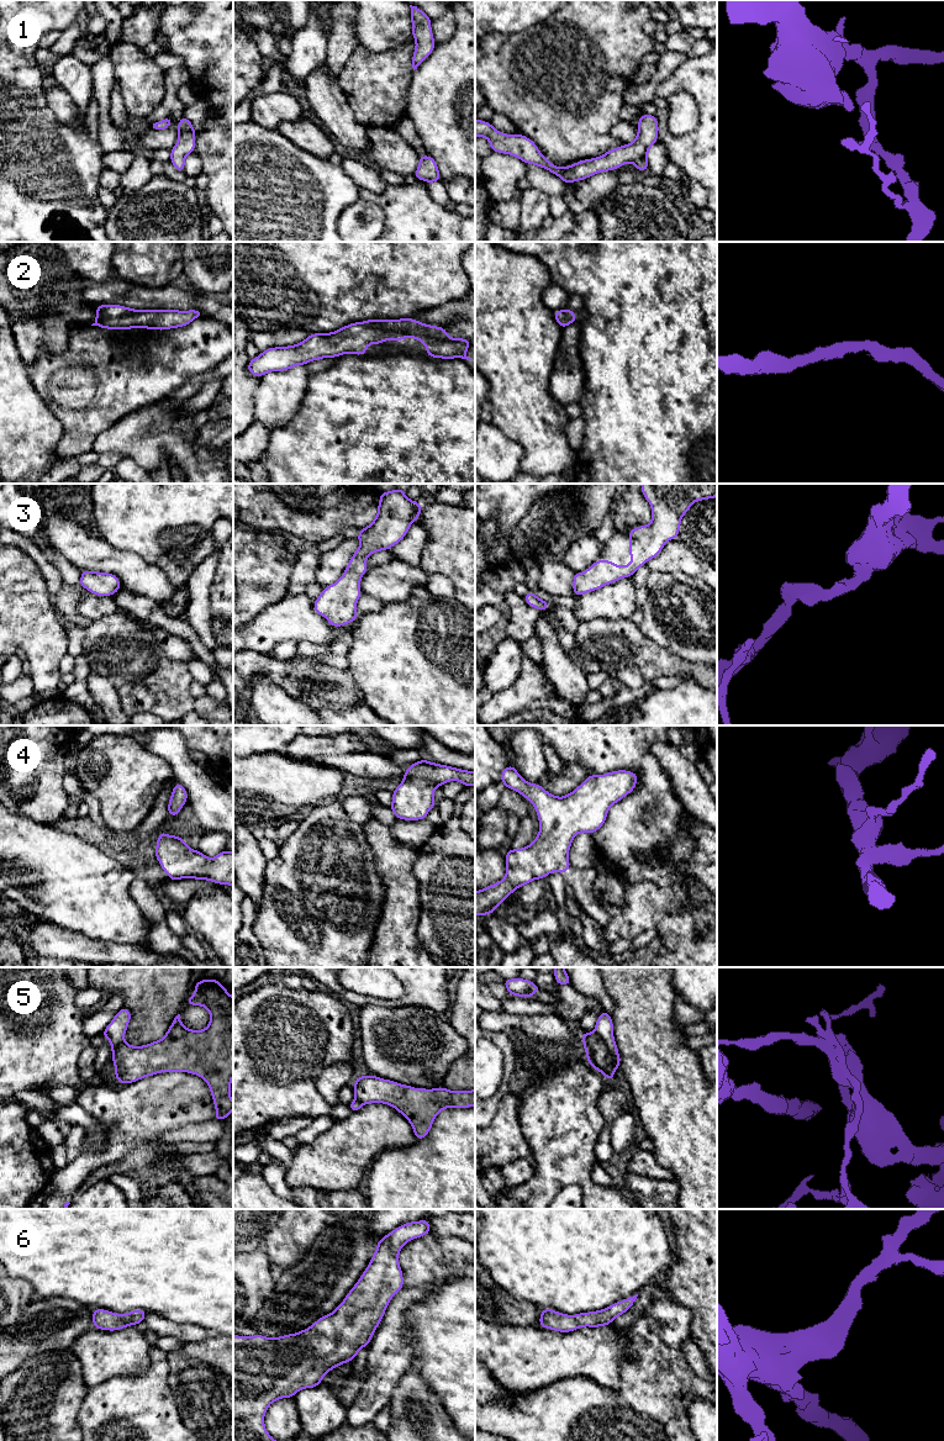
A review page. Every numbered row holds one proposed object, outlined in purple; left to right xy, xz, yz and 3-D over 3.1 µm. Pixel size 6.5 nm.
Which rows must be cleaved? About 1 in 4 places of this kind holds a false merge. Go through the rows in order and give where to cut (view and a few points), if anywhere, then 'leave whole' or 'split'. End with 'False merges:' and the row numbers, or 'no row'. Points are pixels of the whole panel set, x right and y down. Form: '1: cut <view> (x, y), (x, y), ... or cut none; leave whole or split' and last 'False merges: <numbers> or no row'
1: cut none; leave whole
2: cut none; leave whole
3: cut none; leave whole
4: cut none; leave whole
5: cut yz (595, 1030), (606, 1045), (617, 1067); split
6: cut none; leave whole
False merges: 5

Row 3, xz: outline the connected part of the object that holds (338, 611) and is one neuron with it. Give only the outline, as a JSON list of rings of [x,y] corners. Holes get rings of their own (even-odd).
[[[402,487],[380,492],[379,496],[378,514],[369,526],[359,529],[357,539],[360,545],[343,575],[333,585],[325,587],[313,602],[313,611],[332,627],[343,627],[358,618],[360,580],[369,570],[366,558],[400,543],[421,516],[422,503],[410,500]]]

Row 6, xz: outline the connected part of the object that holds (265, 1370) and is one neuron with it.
[[[423,1219],[405,1223],[381,1237],[368,1267],[343,1302],[310,1327],[279,1337],[233,1335],[233,1441],[276,1441],[264,1424],[269,1405],[281,1398],[294,1398],[305,1388],[318,1387],[329,1371],[353,1361],[370,1344],[392,1295],[404,1288],[399,1265],[401,1249],[427,1234],[431,1226]]]

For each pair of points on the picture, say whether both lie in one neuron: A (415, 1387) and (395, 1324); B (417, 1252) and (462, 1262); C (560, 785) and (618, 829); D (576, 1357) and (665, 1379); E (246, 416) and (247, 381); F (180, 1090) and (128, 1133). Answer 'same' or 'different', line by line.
A: different
B: same
C: different
D: different
E: same
F: same

